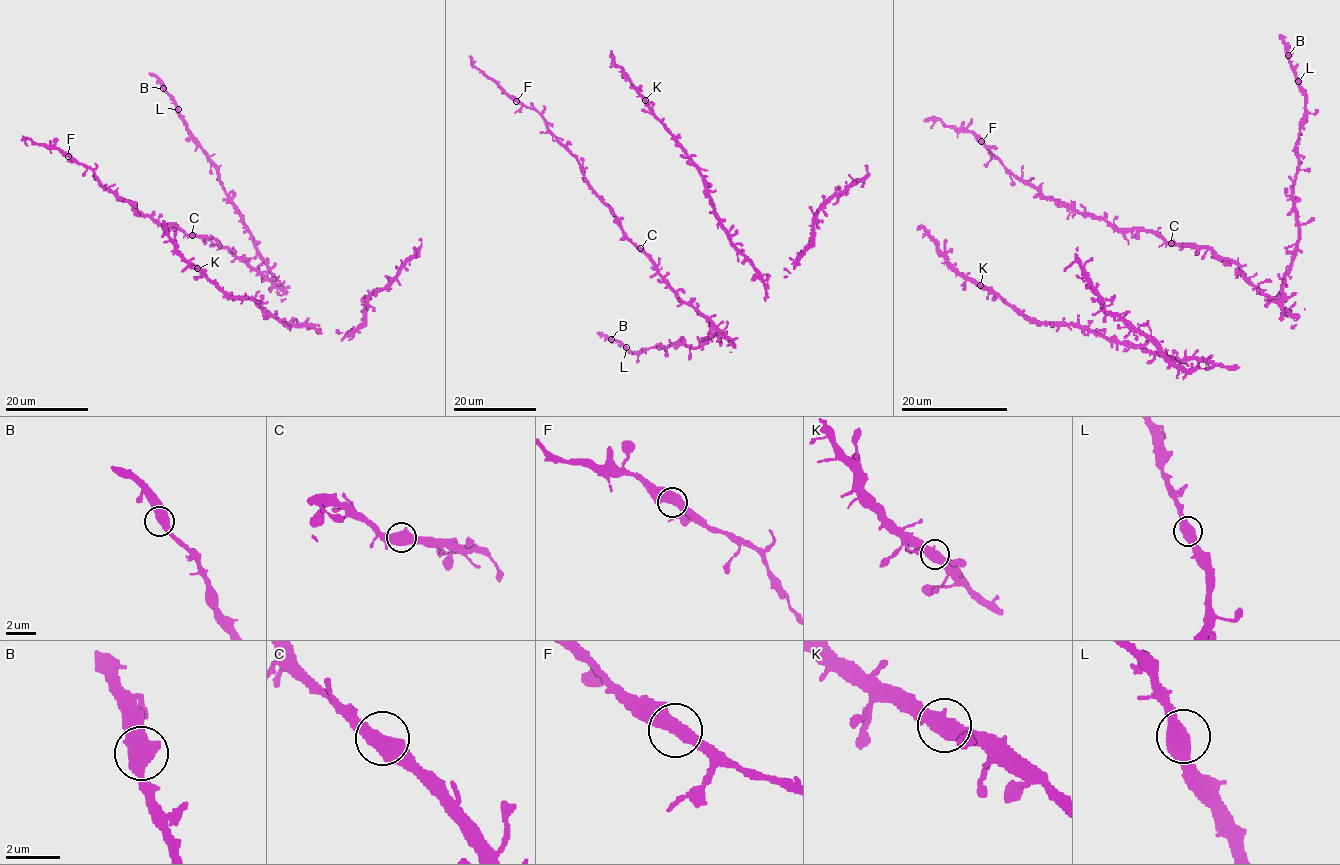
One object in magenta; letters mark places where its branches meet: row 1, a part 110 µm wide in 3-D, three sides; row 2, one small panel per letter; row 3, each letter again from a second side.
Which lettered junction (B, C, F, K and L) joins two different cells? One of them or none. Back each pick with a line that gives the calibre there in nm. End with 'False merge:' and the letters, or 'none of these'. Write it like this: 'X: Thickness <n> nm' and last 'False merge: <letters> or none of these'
False merge: none of these

